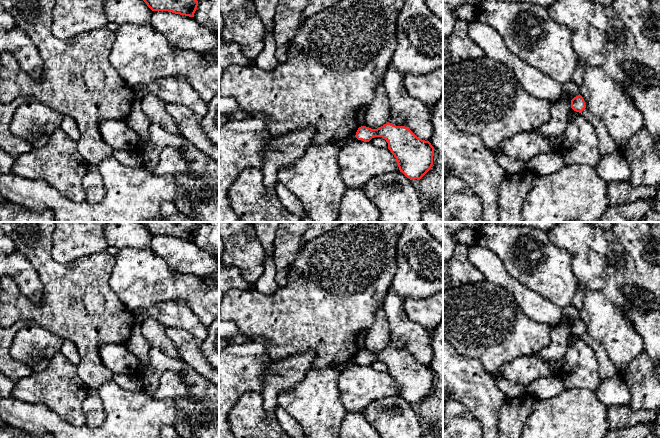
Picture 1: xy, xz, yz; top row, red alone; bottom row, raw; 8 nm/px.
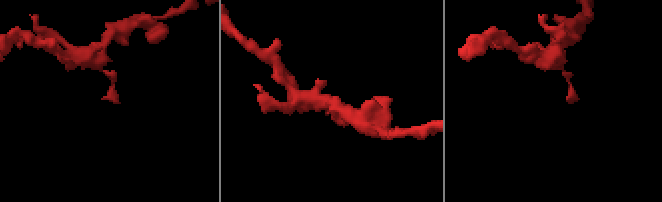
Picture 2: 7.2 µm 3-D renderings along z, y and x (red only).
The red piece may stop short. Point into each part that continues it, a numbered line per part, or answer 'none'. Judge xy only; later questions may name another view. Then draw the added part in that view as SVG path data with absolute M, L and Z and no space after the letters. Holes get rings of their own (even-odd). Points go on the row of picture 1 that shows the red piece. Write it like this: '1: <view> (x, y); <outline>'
none

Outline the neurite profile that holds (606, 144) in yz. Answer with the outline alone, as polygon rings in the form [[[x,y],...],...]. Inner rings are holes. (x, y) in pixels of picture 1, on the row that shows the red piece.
[[[587,108],[582,111],[582,115],[594,127],[598,136],[598,146],[601,154],[610,154],[617,152],[619,148],[614,143],[607,129],[604,127],[600,119],[590,112]]]

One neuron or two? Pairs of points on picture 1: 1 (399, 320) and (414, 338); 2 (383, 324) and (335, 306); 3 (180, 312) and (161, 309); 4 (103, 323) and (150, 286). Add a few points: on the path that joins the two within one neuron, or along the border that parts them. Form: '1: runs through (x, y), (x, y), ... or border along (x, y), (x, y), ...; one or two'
1: runs through (400, 324), (410, 334); one
2: border along (382, 306), (378, 308), (374, 323), (367, 331); two
3: runs through (175, 312), (166, 312); one
4: border along (110, 287), (133, 310); two

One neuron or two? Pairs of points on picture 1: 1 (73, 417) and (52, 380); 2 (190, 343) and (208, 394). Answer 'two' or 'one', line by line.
1: one
2: two

